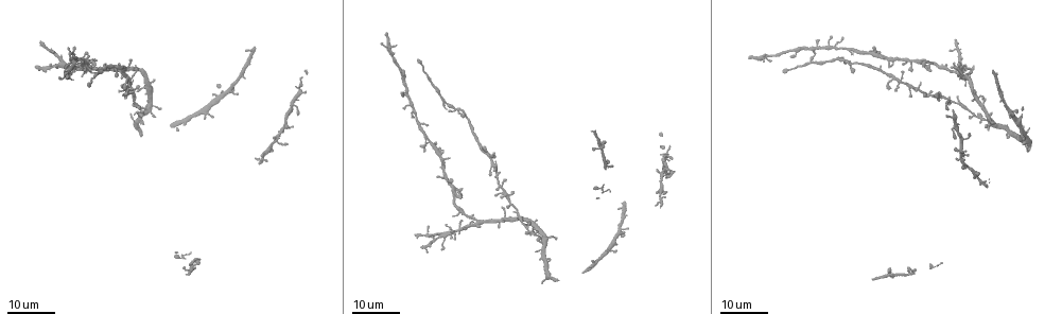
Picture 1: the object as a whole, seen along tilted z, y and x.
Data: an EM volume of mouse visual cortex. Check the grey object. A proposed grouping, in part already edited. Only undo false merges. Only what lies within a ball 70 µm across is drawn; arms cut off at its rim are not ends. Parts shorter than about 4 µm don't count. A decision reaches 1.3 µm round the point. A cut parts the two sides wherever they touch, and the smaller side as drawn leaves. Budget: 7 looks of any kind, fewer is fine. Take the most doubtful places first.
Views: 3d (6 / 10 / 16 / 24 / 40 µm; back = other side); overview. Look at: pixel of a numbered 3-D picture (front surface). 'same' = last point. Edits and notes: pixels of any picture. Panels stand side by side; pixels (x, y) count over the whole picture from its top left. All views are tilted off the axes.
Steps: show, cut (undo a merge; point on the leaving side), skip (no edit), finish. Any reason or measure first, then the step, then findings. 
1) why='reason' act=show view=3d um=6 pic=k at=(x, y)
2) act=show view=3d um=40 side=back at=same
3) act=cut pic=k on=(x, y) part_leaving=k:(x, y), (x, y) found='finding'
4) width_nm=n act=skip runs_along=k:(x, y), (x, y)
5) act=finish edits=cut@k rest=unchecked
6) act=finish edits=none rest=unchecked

why='four or more arms meet' act=show view=3d um=16 pic=1 at=(115, 65)

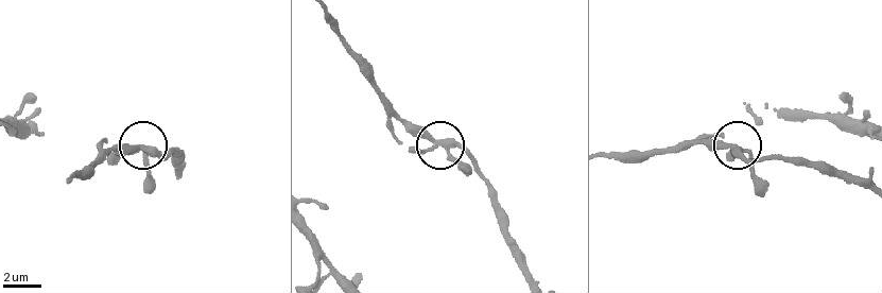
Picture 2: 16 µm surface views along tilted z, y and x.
act=show view=3d um=6 pic=2 at=(741, 149)

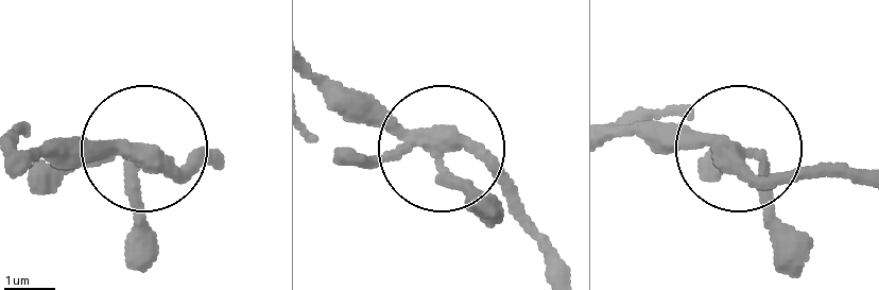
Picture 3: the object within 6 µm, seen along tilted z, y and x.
act=skip runs_along=3:(553, 272), (524, 208), (478, 159), (450, 151), (481, 216) found='continuous, no second neuron'

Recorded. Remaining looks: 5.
why='thin arm on a thick one' act=show view=3d um=24 pic=1 at=(63, 64)

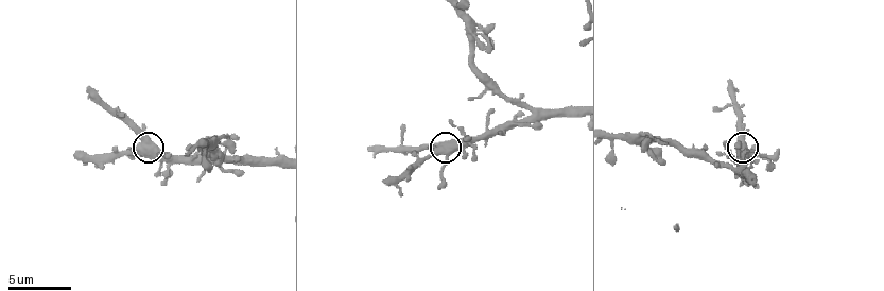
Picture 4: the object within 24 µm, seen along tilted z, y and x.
act=show view=3d um=10 pic=4 at=(140, 144)

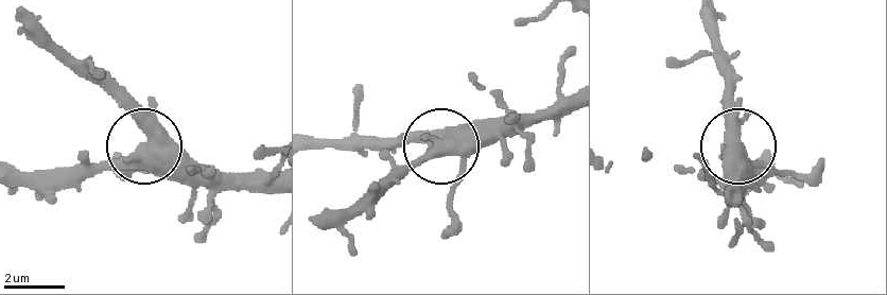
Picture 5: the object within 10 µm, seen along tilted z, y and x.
width_nm=470 act=skip runs_along=5:(569, 97), (477, 125), (416, 156), (396, 183) found='one neuron here'

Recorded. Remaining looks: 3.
act=show view=3d um=24 pic=1 at=(147, 107)

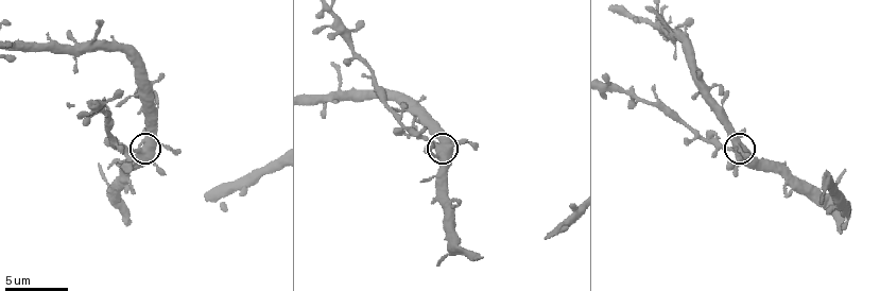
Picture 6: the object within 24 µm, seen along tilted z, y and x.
act=show view=3d um=10 pic=6 at=(436, 146)

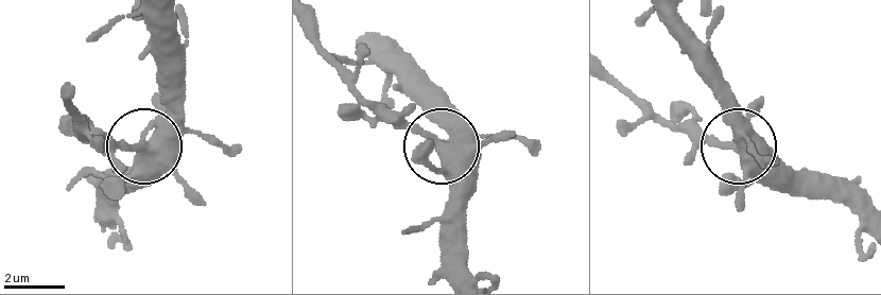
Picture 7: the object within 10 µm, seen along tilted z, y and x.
side_arm_um=55 act=skip found='one neuron here'

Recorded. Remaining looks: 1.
why='three-way junction' act=show view=3d um=6 pic=6 at=(13, 47)

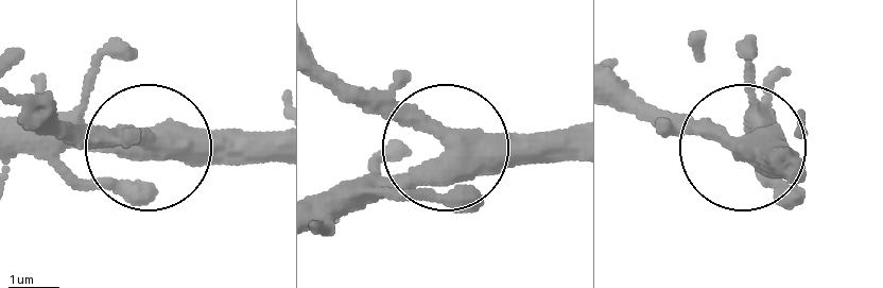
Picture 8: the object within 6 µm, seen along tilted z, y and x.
width_nm=440 act=skip found='one neuron here'

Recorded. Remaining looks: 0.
act=finish edits=none rest=unchecked

